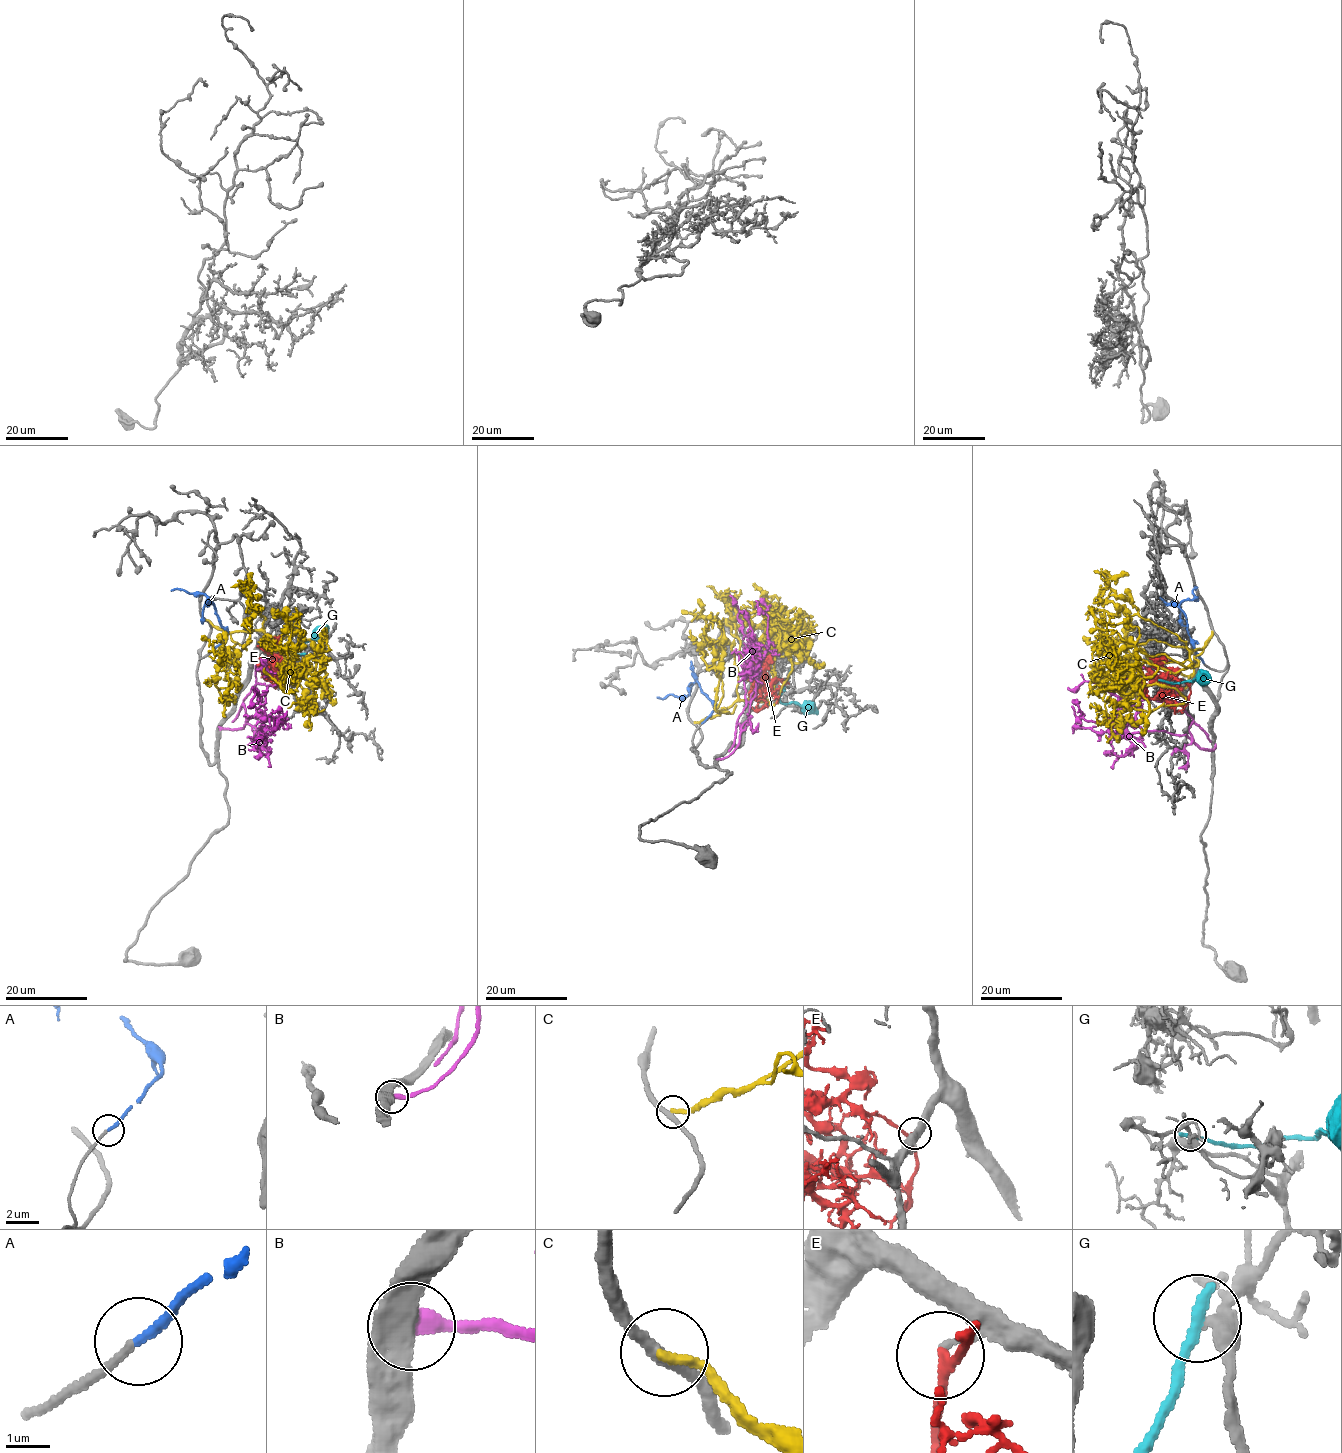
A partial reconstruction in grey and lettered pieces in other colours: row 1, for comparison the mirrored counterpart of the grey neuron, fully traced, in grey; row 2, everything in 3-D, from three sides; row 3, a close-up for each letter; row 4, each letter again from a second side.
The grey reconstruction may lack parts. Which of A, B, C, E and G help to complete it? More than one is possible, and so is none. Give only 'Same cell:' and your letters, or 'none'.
Same cell: A

